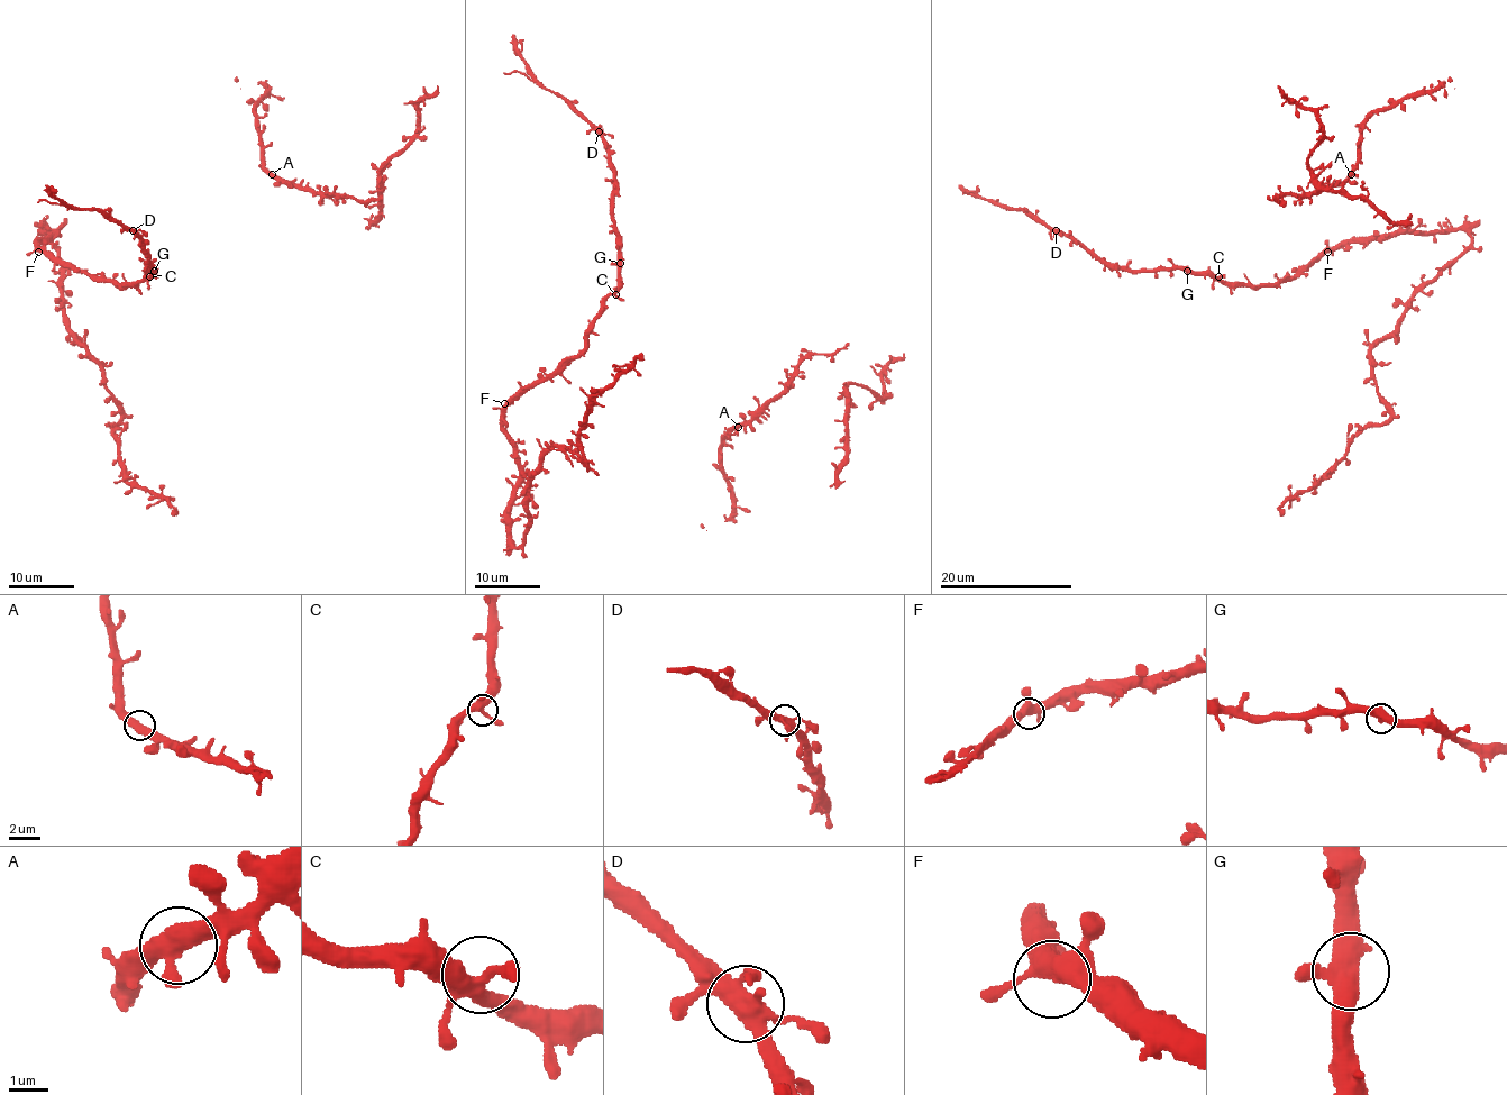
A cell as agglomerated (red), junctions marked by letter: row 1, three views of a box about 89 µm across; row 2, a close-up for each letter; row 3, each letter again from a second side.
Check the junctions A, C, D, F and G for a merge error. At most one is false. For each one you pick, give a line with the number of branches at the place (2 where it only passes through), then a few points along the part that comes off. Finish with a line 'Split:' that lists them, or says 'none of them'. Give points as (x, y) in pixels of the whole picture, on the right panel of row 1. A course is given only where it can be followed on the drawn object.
Split: none of them

